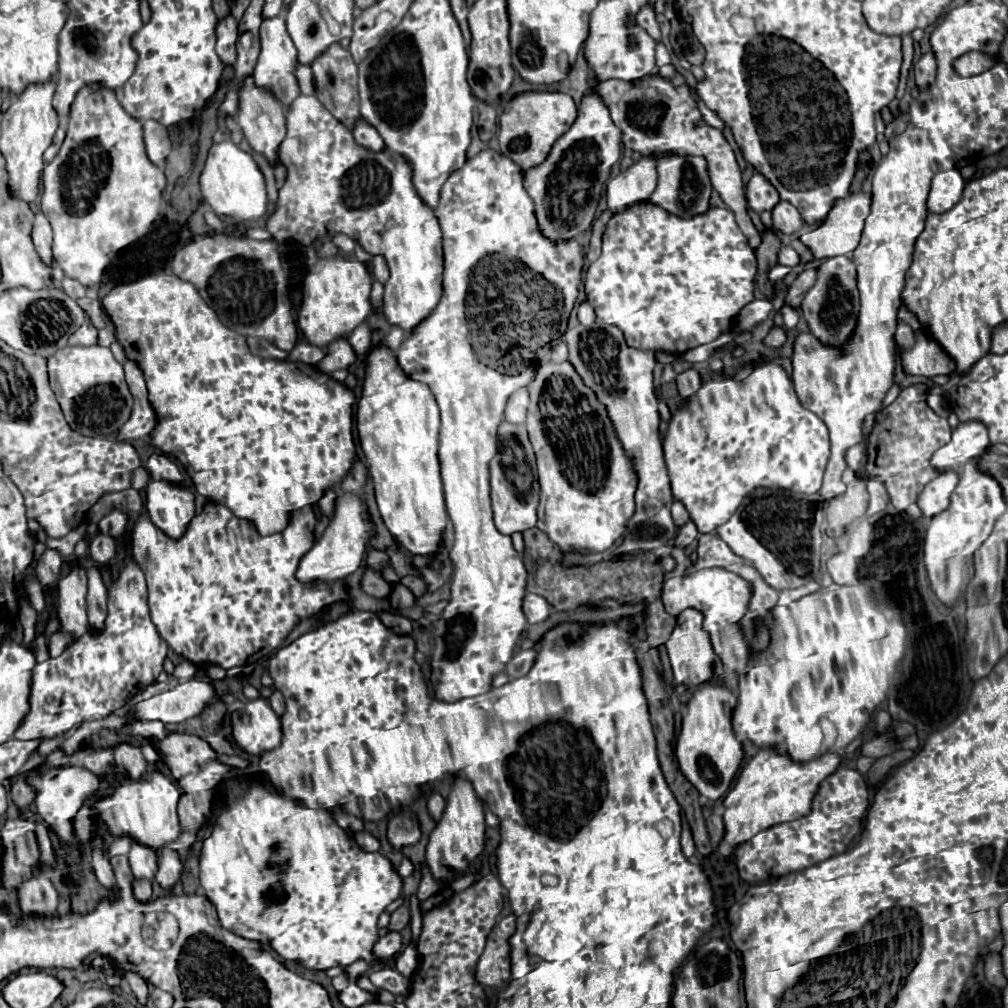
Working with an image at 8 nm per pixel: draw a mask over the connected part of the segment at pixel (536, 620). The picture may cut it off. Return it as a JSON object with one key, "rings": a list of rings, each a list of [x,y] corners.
{"rings":[[[526,594],[522,608],[524,608],[524,614],[530,624],[540,624],[540,622],[548,620],[548,616],[550,616],[548,602],[538,594]]]}

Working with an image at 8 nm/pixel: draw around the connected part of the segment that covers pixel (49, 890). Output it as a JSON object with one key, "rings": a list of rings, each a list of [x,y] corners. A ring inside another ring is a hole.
{"rings":[[[34,876],[22,882],[16,888],[18,906],[24,914],[44,914],[50,916],[56,912],[60,896],[48,876]]]}

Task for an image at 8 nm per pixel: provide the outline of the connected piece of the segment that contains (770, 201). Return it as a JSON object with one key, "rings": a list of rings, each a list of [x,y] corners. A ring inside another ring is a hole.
{"rings":[[[754,174],[746,188],[746,200],[756,214],[762,214],[766,210],[772,210],[780,202],[780,196],[762,174]]]}

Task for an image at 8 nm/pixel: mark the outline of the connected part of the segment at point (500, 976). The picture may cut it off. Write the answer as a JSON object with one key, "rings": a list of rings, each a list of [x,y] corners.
{"rings":[[[510,914],[502,918],[492,934],[484,954],[478,960],[476,980],[482,986],[502,986],[510,982],[510,936],[516,932],[516,916]]]}

